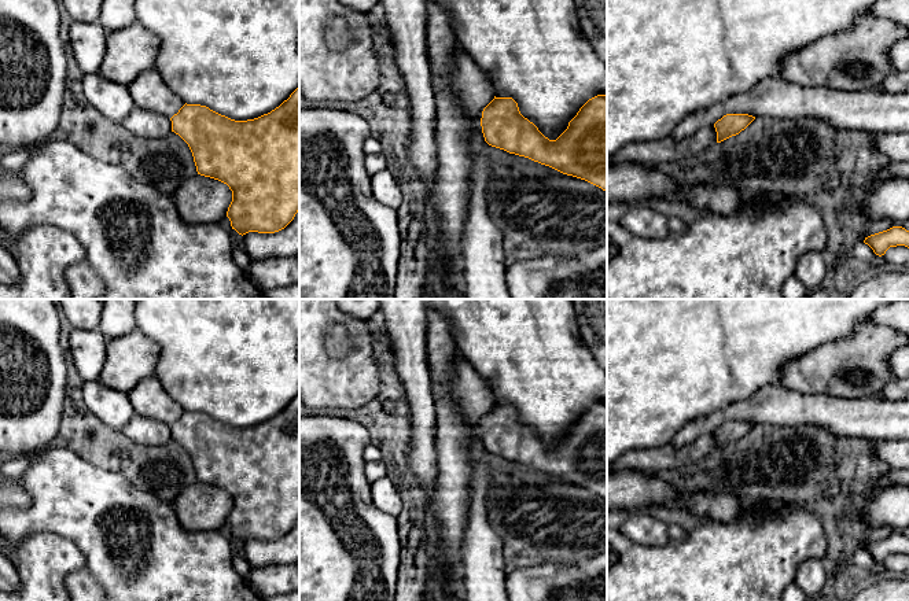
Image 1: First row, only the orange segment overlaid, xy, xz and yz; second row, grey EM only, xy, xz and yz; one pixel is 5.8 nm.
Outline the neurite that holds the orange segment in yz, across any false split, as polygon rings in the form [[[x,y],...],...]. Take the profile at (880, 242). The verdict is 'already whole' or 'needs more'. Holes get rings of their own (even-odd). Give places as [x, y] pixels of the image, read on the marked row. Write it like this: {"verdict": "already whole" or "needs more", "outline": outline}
{"verdict": "already whole", "outline": [[[893,226],[865,237],[864,243],[868,244],[876,255],[882,257],[890,247],[905,246],[909,248],[909,231],[902,226]]]}

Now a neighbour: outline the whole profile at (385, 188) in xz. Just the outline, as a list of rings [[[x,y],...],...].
[[[387,169],[372,177],[372,195],[379,203],[395,210],[402,204],[402,191]]]

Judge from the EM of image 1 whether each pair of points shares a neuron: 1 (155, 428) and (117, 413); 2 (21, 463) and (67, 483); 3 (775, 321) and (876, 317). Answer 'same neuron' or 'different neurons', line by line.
1: different neurons
2: different neurons
3: different neurons

